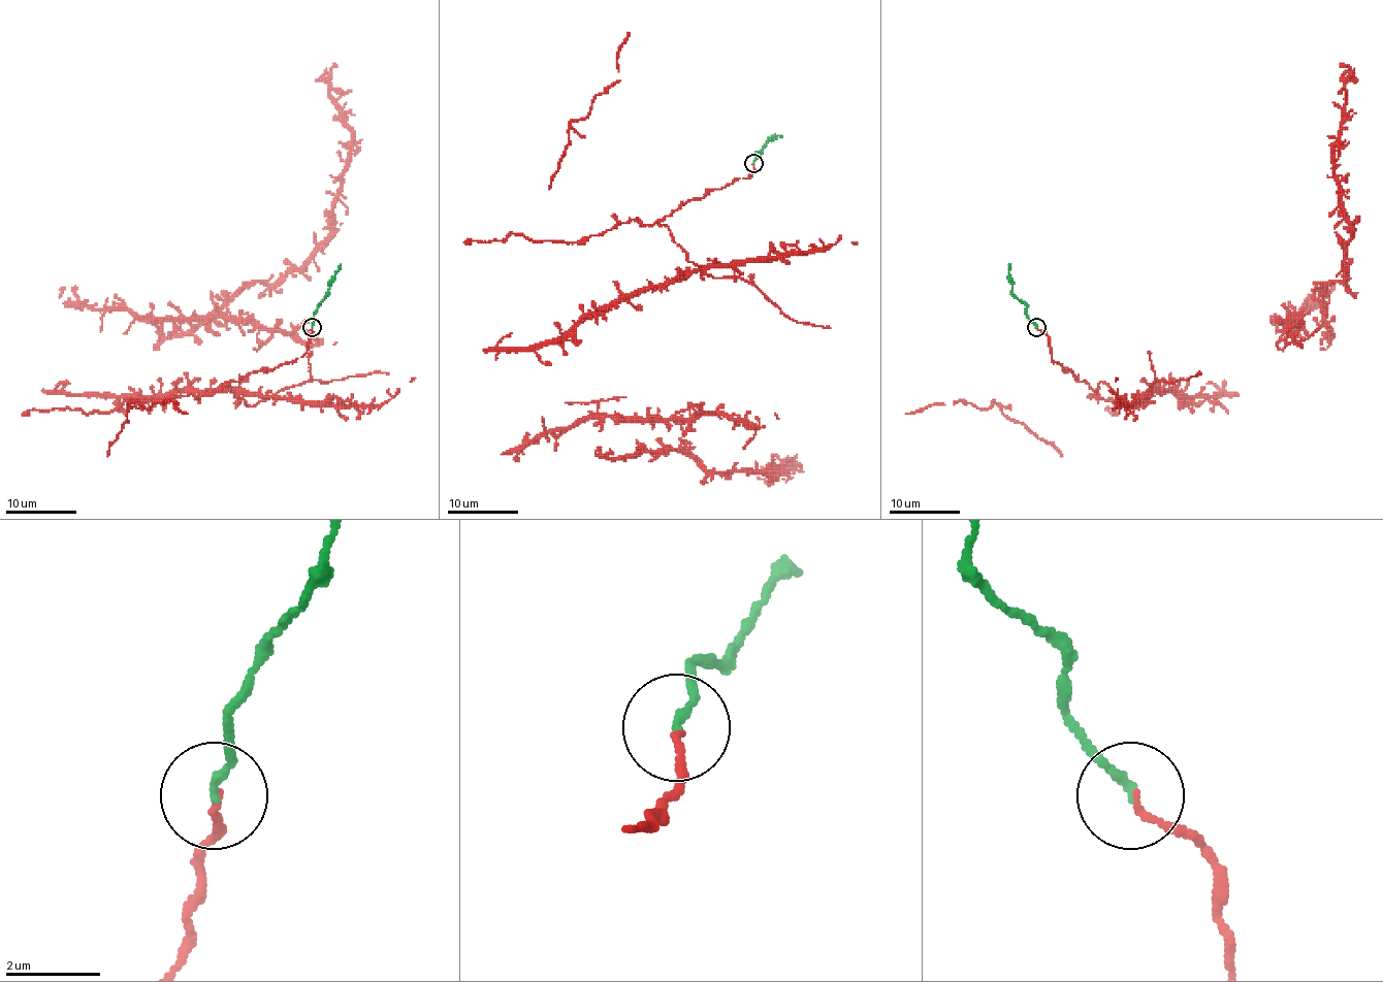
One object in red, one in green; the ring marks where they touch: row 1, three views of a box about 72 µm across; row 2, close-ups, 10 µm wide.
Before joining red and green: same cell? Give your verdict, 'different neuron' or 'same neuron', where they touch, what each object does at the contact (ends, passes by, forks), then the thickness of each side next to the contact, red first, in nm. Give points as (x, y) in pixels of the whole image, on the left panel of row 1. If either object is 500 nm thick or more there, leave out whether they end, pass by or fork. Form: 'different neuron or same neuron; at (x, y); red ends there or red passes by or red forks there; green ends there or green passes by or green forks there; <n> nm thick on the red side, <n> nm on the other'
same neuron; at (312, 327); red ends there; green ends there; 120 nm thick on the red side, 180 nm on the other

